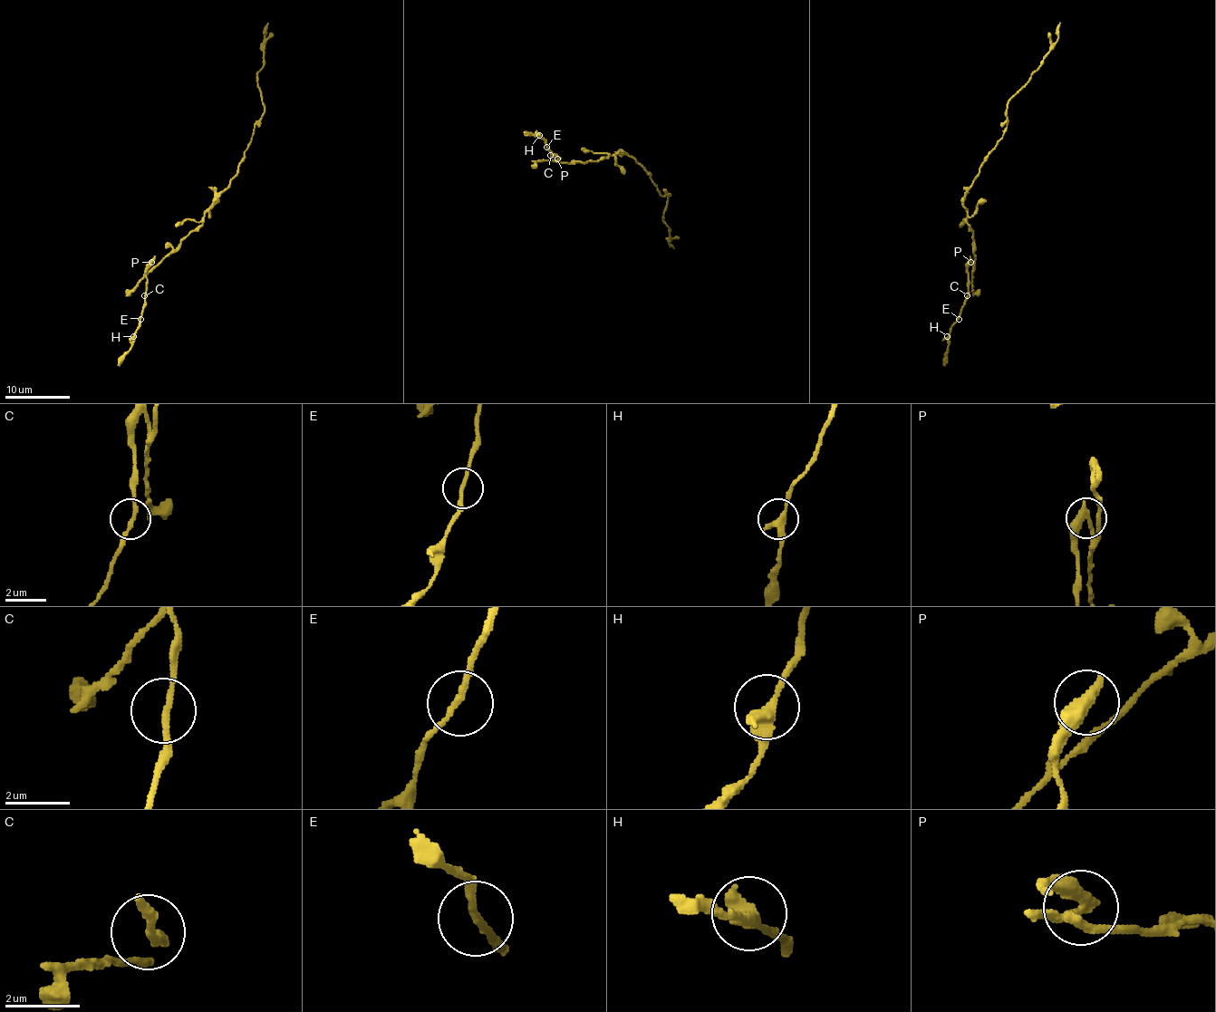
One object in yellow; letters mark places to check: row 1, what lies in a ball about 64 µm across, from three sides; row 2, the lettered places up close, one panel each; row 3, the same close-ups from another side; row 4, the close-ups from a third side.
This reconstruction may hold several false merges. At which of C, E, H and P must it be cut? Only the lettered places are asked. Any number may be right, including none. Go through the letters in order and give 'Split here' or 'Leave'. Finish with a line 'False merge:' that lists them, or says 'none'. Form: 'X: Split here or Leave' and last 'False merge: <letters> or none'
C: Leave
E: Leave
H: Leave
P: Split here
False merge: P

